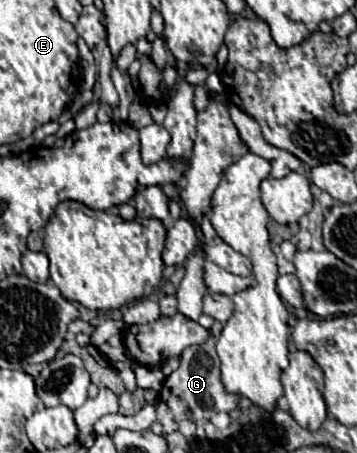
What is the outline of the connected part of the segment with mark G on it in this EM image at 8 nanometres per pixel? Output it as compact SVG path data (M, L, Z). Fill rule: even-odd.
M211 335L207 339L207 343L203 345L193 345L193 347L187 347L181 355L181 365L177 371L173 371L167 379L165 379L165 387L171 391L169 399L161 399L157 403L157 411L159 411L159 421L163 425L163 433L173 433L177 431L177 425L179 425L179 417L185 417L185 409L191 409L193 411L193 419L195 421L201 421L201 419L211 419L215 413L231 413L235 407L237 407L237 401L239 397L237 395L231 395L223 389L221 385L221 379L219 379L219 357L215 353L215 337Z

